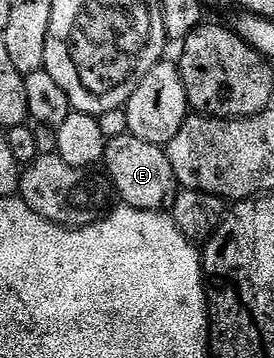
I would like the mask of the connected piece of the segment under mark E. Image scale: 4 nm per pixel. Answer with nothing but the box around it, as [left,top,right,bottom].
[104,131,175,210]

